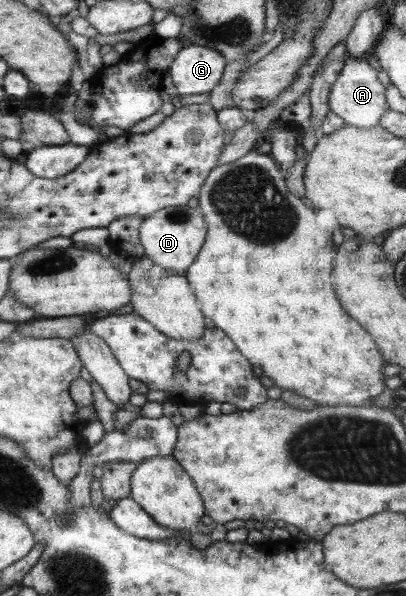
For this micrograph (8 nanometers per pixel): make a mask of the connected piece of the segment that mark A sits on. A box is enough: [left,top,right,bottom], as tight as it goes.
[329,57,390,129]

